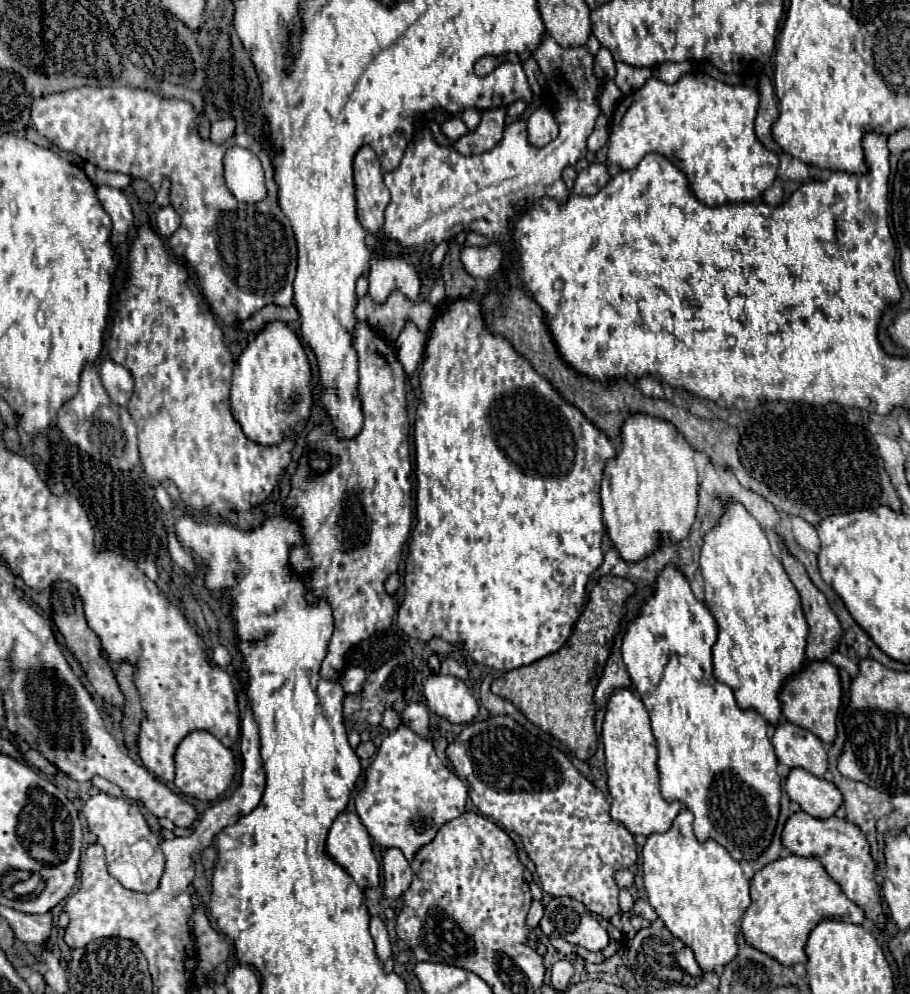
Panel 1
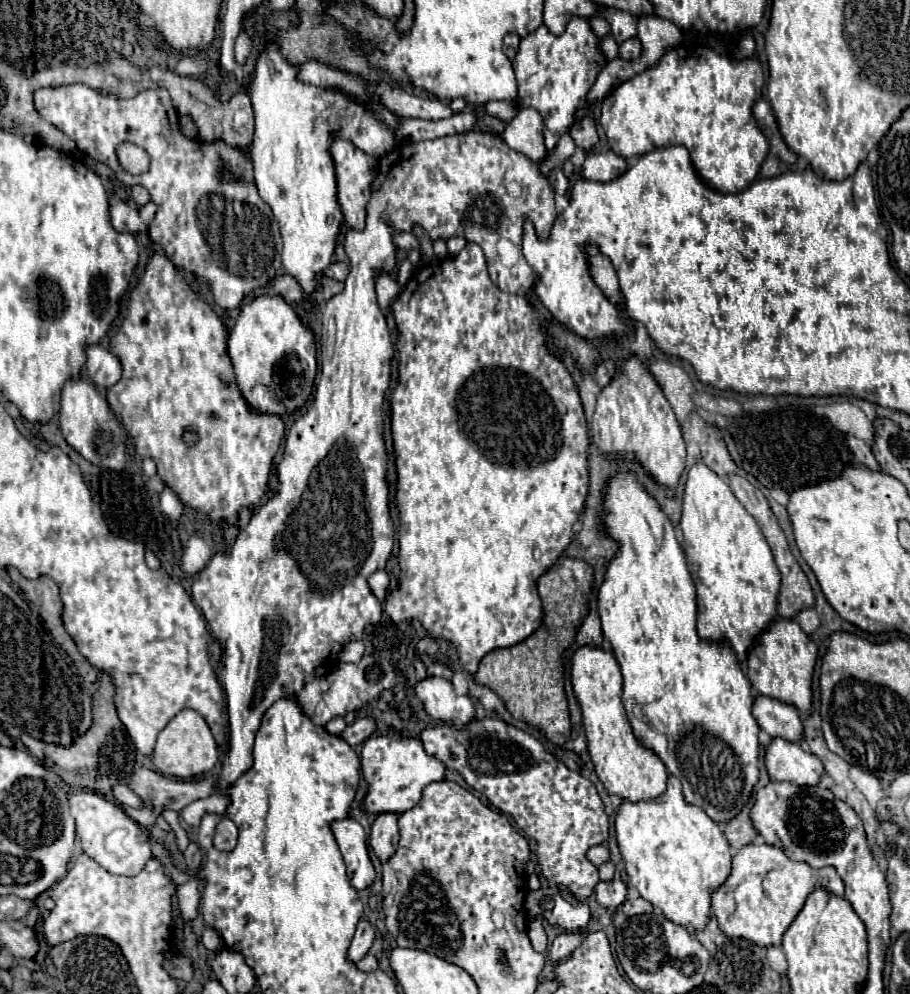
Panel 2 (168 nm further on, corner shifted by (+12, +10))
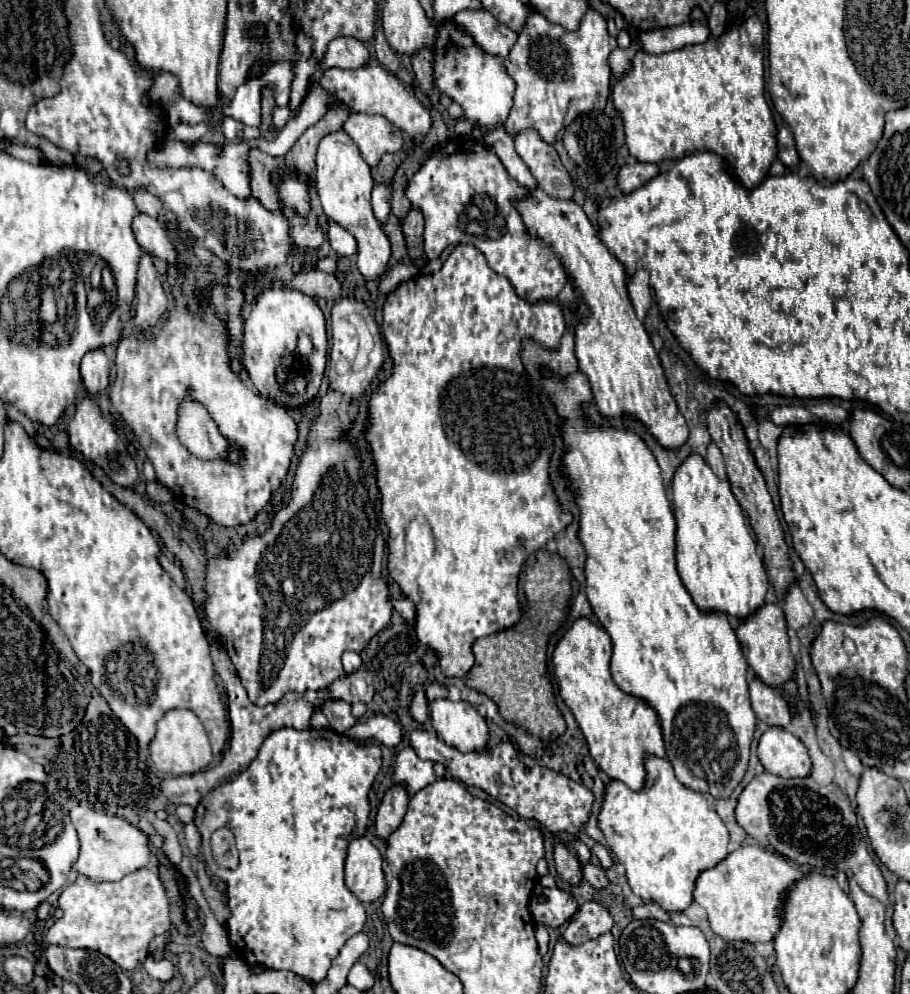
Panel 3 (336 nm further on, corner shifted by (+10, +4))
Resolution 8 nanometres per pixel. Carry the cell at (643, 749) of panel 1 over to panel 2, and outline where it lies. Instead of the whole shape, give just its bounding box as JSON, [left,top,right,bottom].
[570,646,666,800]

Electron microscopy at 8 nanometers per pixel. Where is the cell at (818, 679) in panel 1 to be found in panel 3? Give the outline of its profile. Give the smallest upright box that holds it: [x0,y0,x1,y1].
[736,604,796,688]

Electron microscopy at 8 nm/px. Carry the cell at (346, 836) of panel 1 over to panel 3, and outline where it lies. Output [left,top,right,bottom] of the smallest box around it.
[346,838,386,902]

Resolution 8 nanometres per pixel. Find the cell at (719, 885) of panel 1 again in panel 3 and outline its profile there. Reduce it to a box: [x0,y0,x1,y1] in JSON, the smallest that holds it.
[598,756,728,914]

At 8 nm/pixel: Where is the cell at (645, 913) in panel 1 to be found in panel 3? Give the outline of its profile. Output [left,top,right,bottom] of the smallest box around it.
[584,862,608,890]

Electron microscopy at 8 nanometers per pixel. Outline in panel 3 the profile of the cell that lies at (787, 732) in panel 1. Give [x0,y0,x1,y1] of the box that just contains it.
[748,678,792,728]

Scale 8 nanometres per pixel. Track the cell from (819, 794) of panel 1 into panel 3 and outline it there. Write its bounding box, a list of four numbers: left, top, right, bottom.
[758,728,812,778]

